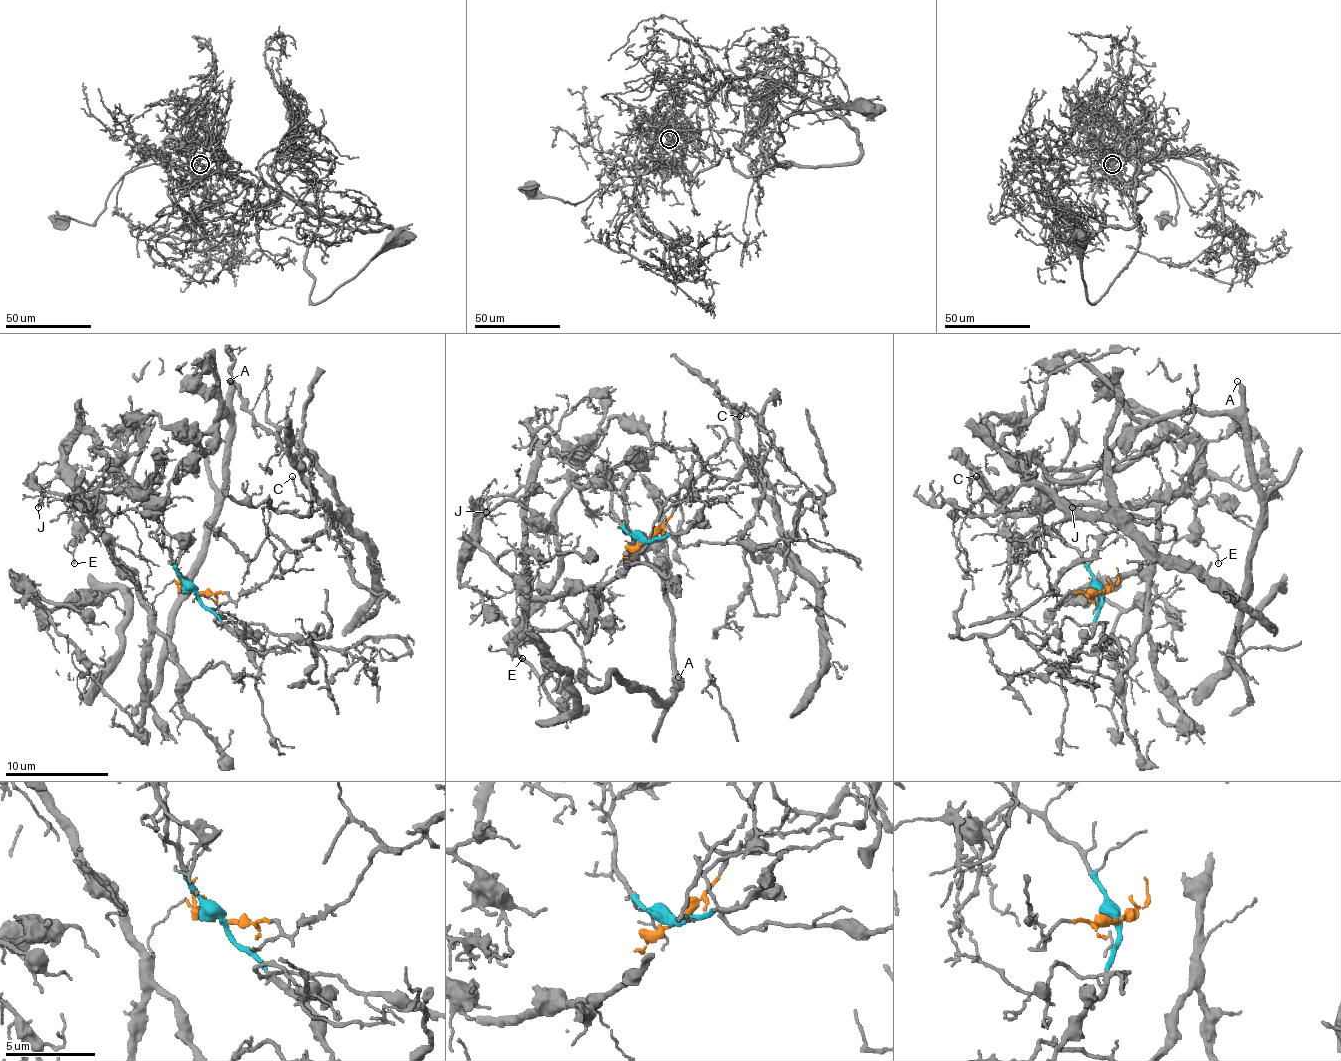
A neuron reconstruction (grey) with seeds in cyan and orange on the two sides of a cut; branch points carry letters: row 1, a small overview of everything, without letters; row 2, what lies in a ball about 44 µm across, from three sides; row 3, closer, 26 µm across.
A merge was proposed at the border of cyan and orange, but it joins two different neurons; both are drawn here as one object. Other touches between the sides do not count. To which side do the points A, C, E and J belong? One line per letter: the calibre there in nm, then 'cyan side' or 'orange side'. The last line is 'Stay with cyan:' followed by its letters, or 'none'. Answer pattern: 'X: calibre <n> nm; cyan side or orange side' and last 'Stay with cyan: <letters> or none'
A: calibre 400 nm; cyan side
C: calibre 130 nm; orange side
E: calibre 110 nm; cyan side
J: calibre 80 nm; cyan side
Stay with cyan: A, E, J

